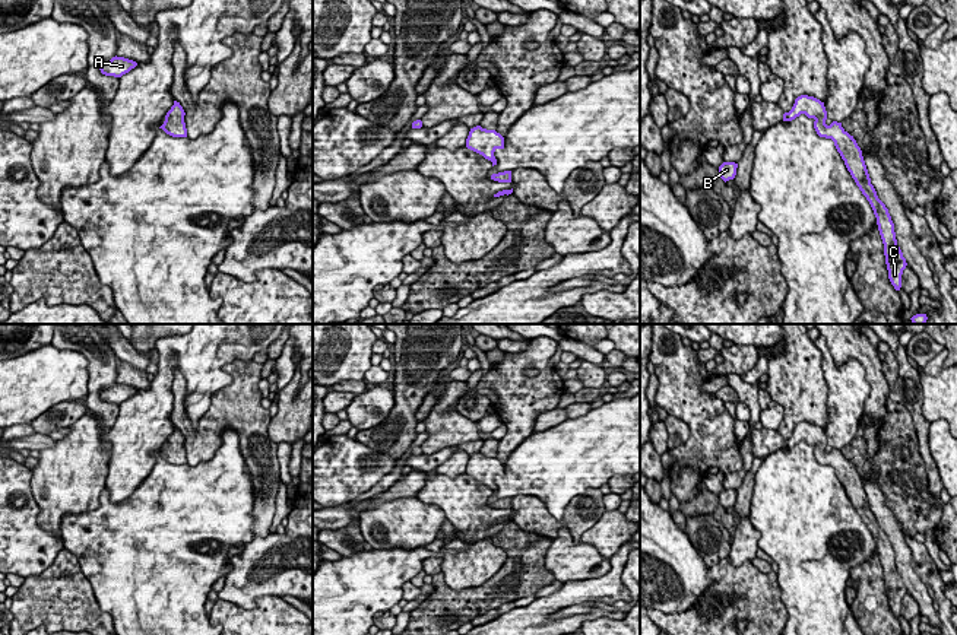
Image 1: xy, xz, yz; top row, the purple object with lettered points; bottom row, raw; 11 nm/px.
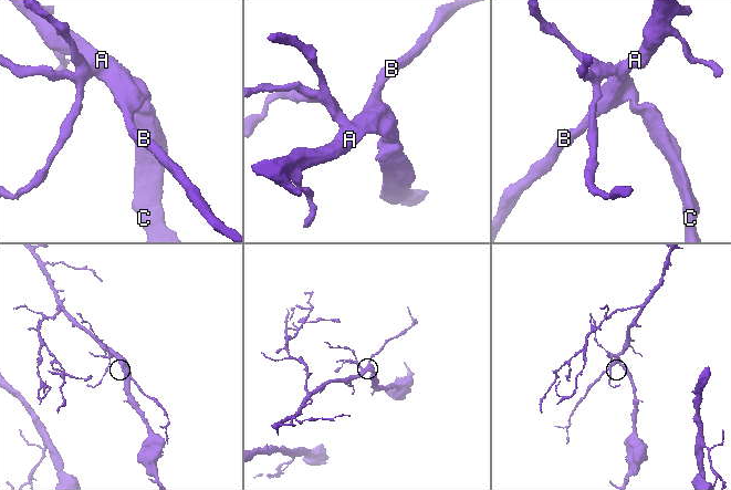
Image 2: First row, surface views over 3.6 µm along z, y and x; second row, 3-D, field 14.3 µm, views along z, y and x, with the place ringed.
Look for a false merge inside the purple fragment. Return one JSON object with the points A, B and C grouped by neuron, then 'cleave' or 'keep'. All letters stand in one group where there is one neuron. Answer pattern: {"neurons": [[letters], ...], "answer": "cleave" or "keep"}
{"neurons": [["A", "B", "C"]], "answer": "keep"}

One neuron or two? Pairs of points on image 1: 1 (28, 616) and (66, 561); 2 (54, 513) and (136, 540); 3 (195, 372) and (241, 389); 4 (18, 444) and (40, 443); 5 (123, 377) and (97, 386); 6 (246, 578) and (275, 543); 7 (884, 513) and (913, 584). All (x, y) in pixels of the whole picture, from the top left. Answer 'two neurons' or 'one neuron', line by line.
1: one neuron
2: two neurons
3: two neurons
4: one neuron
5: two neurons
6: one neuron
7: one neuron

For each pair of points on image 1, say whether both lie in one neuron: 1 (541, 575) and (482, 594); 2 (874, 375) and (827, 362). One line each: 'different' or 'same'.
1: same
2: different

